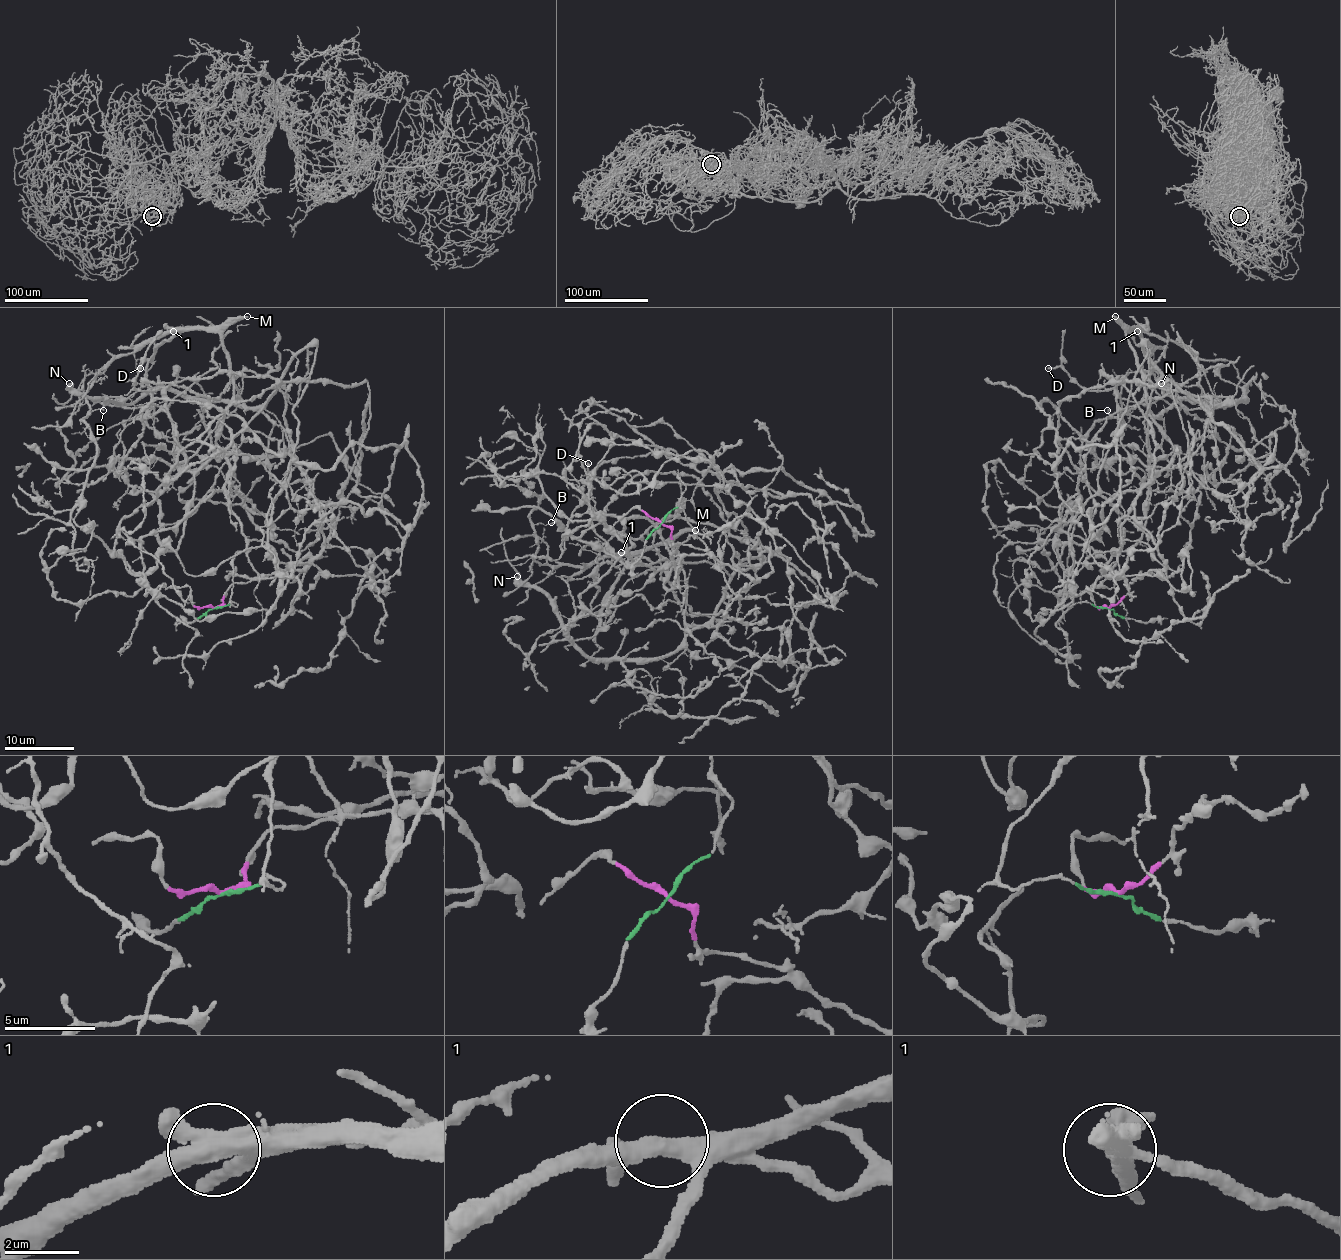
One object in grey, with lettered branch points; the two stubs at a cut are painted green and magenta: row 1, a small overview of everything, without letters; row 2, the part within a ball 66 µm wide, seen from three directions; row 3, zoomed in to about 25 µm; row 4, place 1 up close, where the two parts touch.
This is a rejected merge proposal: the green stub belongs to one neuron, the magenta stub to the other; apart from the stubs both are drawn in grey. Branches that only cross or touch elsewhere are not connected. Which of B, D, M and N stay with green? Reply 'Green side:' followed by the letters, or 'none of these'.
Green side: B, M, N

